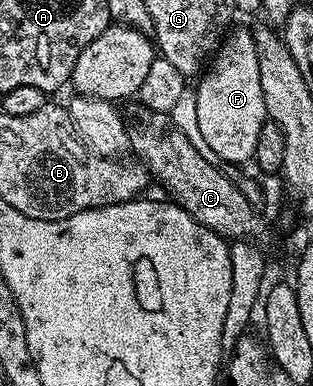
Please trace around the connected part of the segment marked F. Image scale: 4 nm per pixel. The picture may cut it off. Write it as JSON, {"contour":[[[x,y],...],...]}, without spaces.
{"contour":[[[235,27],[218,46],[196,86],[196,116],[200,134],[221,163],[249,163],[255,154],[260,129],[268,119],[260,85],[259,59],[253,31]]]}

